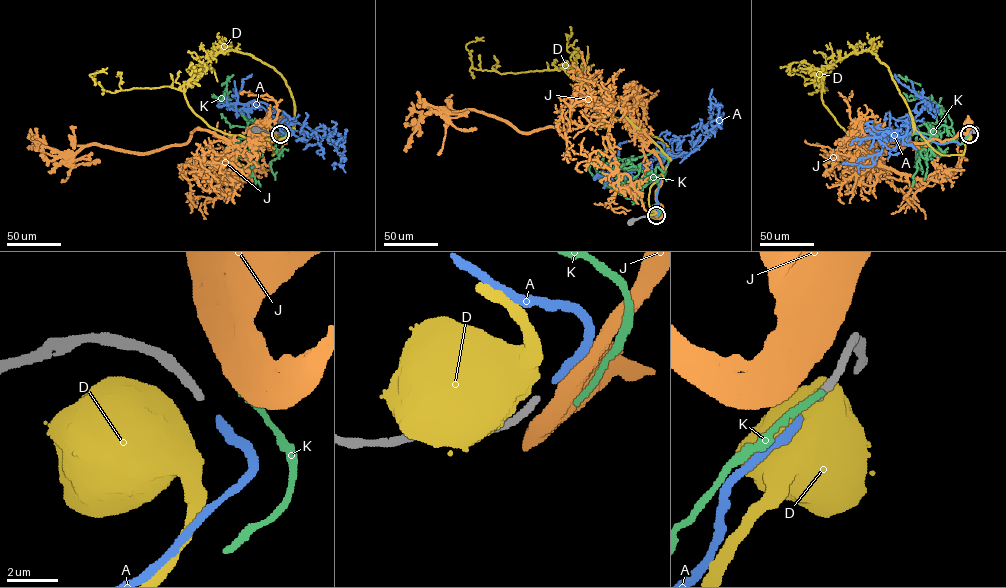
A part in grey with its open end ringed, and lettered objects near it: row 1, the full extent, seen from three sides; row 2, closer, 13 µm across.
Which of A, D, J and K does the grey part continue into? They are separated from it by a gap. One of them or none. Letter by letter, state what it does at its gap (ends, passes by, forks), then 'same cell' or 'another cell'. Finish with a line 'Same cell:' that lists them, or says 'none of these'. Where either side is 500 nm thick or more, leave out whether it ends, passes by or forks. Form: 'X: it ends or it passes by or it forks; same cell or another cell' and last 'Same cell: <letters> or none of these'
A: it ends; same cell
D: another cell
J: another cell
K: it ends; another cell
Same cell: A

